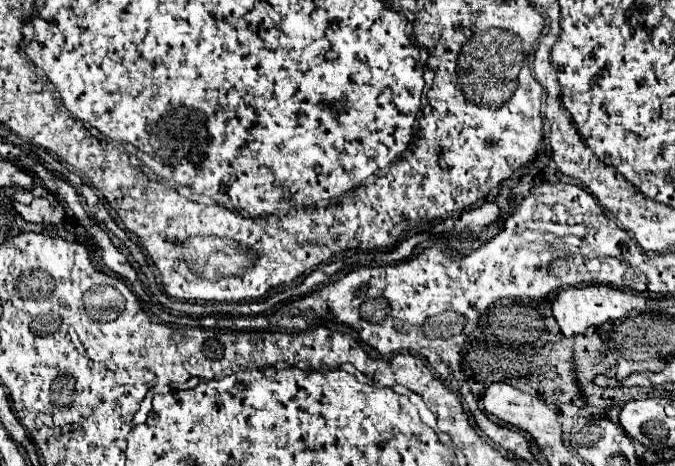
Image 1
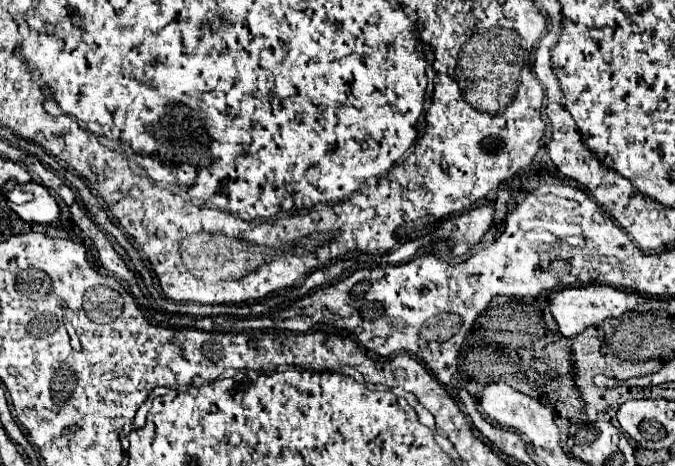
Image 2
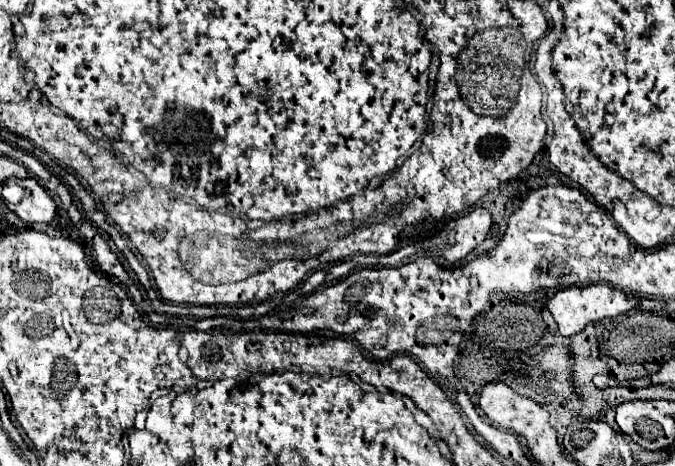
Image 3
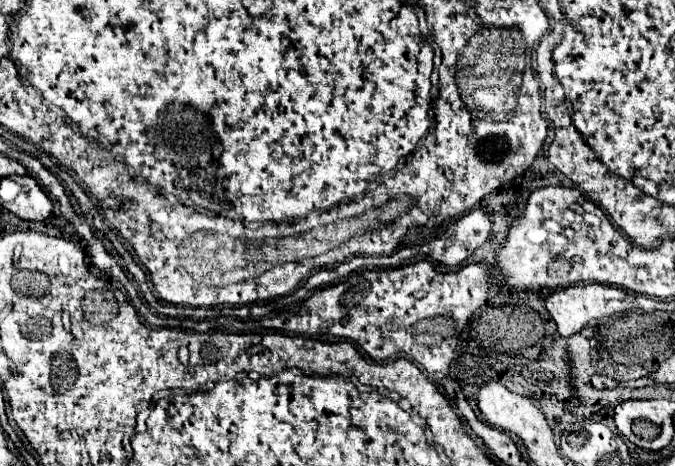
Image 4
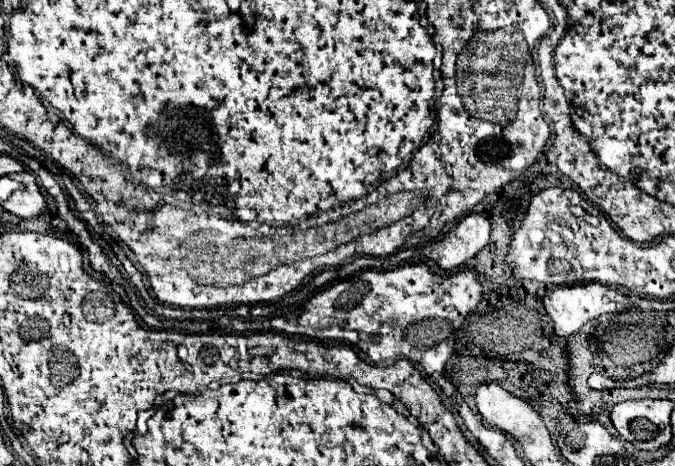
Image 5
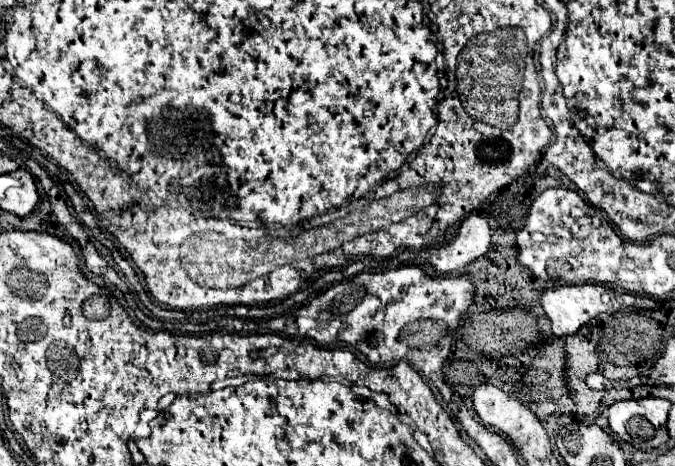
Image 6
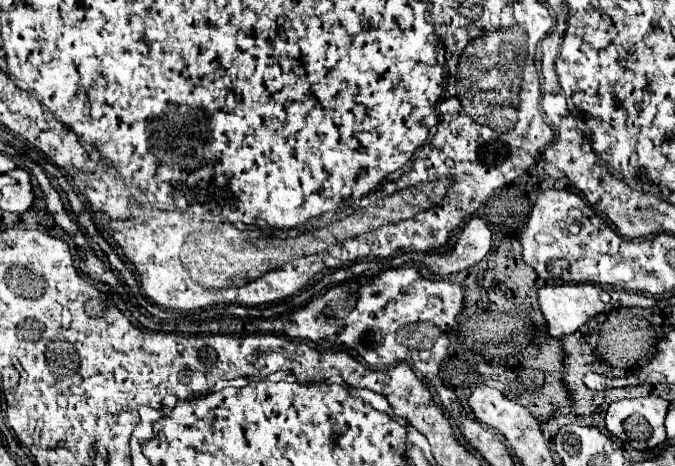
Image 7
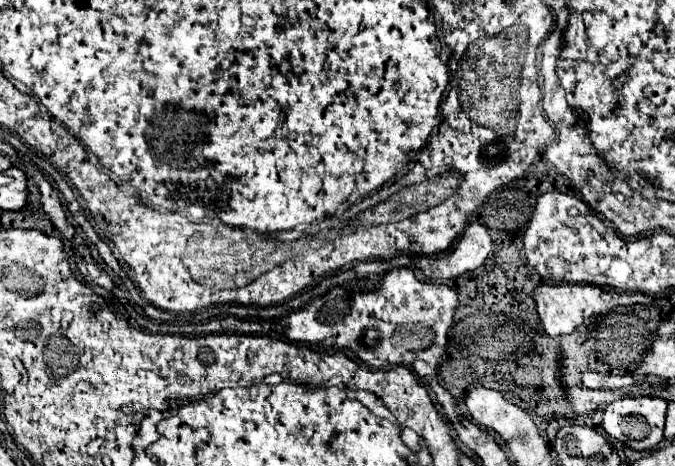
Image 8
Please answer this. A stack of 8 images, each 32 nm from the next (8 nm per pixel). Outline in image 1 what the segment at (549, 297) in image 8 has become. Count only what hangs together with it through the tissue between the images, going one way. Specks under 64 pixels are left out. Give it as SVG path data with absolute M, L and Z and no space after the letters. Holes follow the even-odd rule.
M596 284L596 286L584 286L584 288L566 288L562 290L554 300L552 300L552 314L562 330L564 336L576 336L582 334L588 326L600 326L604 324L608 318L622 318L628 312L634 310L642 310L642 308L650 308L650 300L628 292L628 290L618 290L612 286L604 286L604 284Z

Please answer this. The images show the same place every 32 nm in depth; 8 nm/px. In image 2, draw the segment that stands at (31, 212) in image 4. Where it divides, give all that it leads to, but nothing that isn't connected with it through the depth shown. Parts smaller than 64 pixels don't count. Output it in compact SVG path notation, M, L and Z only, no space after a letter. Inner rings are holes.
M26 182L24 188L32 194L30 202L24 202L20 206L10 204L10 208L24 220L24 222L38 222L38 224L50 224L54 220L58 220L60 216L60 206L56 204L56 200L50 196L50 192L40 186L38 182Z

